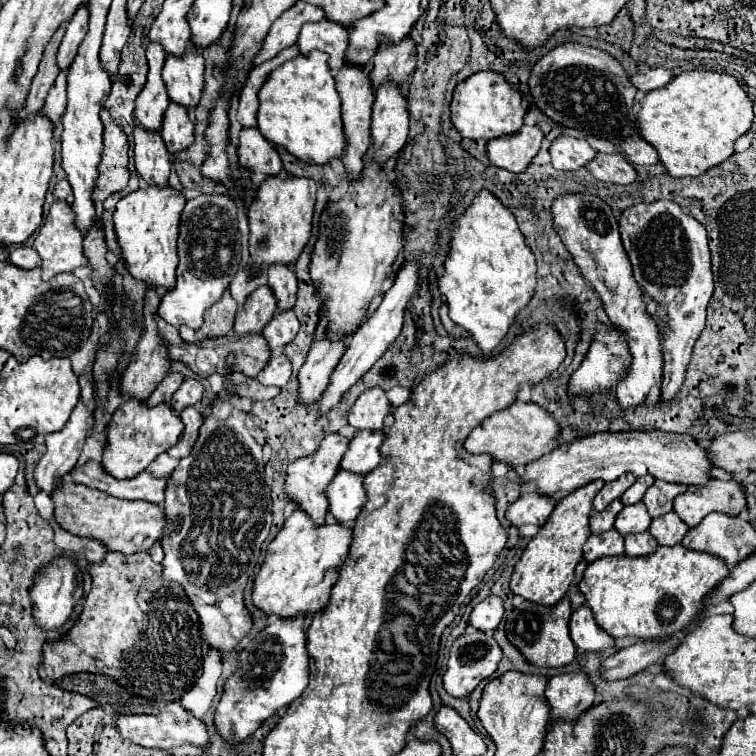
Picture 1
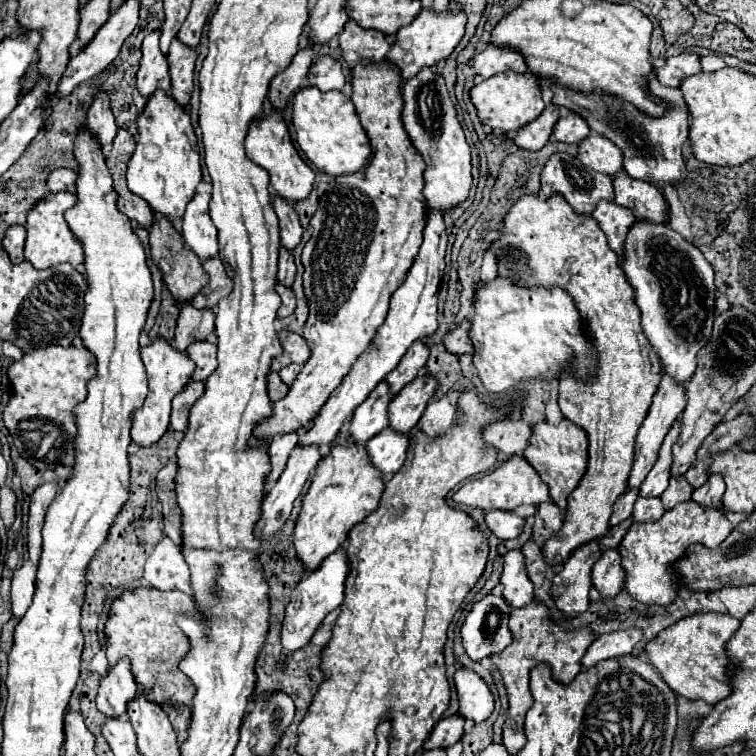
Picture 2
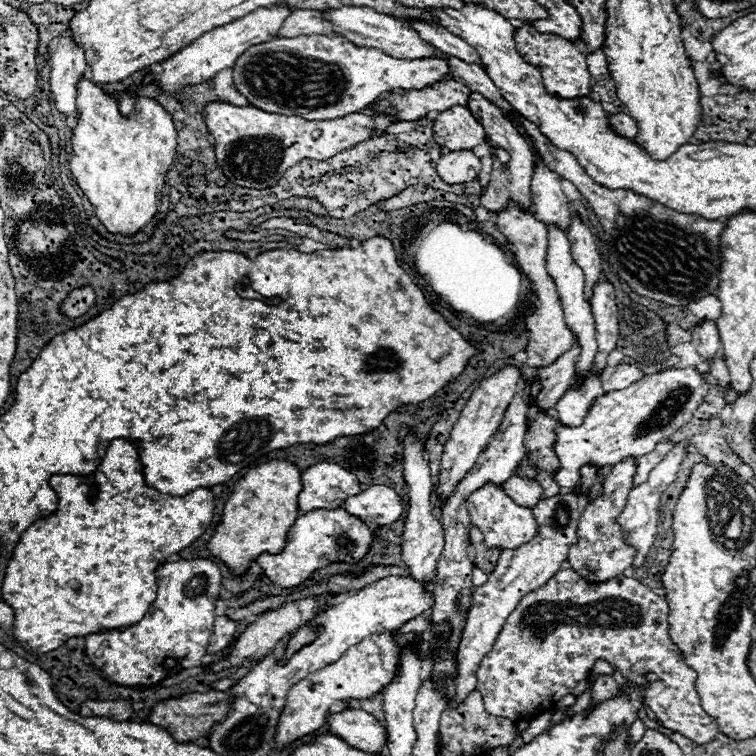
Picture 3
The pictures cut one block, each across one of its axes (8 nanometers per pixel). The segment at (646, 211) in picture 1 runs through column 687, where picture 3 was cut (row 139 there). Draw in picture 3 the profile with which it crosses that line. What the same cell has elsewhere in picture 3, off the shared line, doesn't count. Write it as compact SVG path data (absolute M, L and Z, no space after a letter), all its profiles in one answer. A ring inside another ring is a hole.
M228 102L206 104L202 116L210 136L214 138L216 164L222 174L232 180L232 184L254 190L272 188L272 184L276 184L288 168L306 158L328 160L346 148L382 136L388 126L398 122L392 120L392 116L366 116L360 112L336 120L304 120L300 116L284 116Z

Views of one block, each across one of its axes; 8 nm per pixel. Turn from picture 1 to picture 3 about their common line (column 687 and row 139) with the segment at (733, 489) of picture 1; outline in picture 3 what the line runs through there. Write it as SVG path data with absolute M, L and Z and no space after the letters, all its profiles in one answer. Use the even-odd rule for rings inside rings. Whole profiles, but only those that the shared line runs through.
M472 92L470 96L470 110L472 114L476 116L476 120L480 120L480 124L484 124L484 130L490 138L490 142L498 148L504 148L508 154L510 154L510 162L506 166L500 166L500 162L494 158L494 172L490 176L490 184L488 188L484 190L484 194L480 196L480 204L486 208L486 210L492 210L492 212L498 212L506 206L508 200L516 200L518 204L522 204L524 208L532 206L532 194L530 194L530 180L532 180L532 174L534 174L534 158L532 158L532 150L530 146L526 144L526 140L518 134L518 130L510 124L510 120L494 106L490 104L484 96Z

